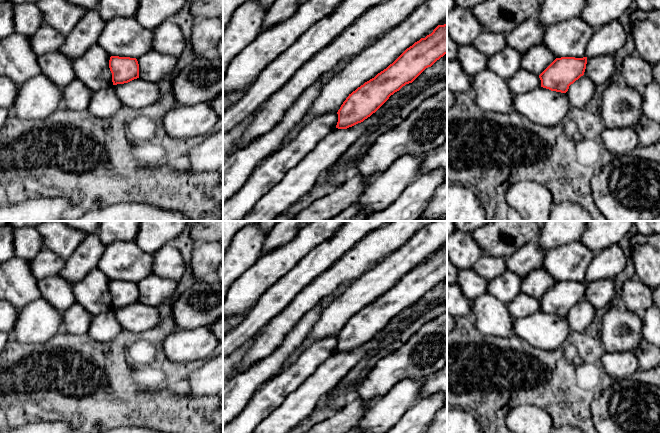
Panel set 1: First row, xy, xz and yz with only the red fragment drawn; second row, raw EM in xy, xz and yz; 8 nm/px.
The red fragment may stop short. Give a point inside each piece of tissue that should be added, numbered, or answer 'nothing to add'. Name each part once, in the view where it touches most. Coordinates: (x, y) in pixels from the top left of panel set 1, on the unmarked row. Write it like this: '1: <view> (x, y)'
nothing to add

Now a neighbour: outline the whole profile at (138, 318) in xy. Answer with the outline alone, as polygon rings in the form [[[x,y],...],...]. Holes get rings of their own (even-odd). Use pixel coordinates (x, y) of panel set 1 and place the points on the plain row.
[[[139,302],[112,310],[124,331],[144,333],[155,328],[161,322],[157,307]]]

